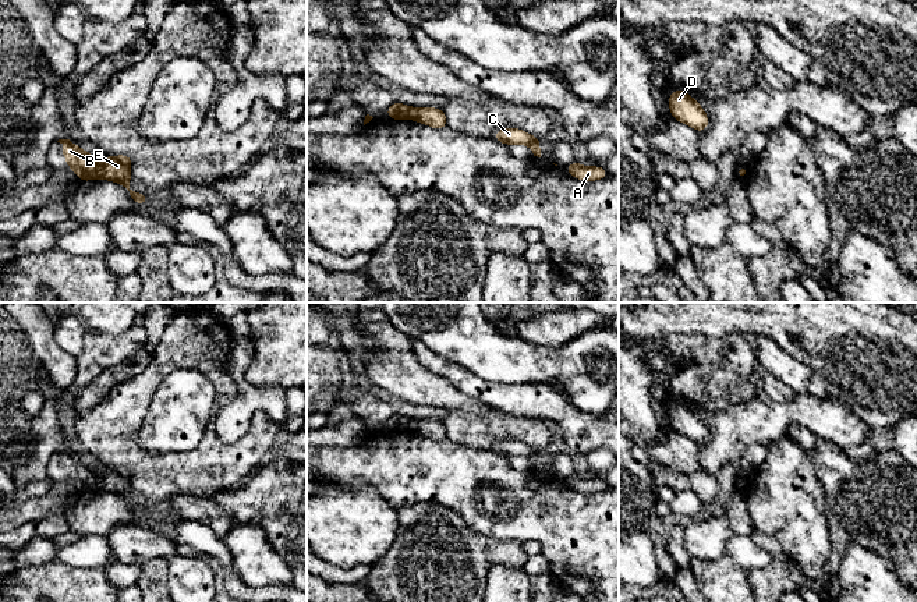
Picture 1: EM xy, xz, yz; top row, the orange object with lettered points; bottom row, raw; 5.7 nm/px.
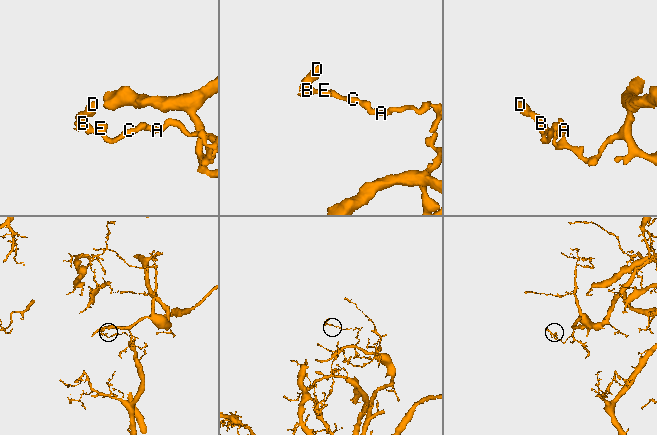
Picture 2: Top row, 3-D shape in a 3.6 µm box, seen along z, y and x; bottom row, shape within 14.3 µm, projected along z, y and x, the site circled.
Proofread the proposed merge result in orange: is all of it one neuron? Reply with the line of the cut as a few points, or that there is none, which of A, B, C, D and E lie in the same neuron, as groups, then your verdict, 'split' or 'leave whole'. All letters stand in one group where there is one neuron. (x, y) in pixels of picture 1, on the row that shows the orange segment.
cut xy (96, 165), (98, 177); groups A C E / B D; split

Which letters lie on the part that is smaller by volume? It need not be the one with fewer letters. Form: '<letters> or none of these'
B, D

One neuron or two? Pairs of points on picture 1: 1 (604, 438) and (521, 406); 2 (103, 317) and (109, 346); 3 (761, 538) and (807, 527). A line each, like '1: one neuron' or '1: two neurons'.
1: one neuron
2: two neurons
3: two neurons

